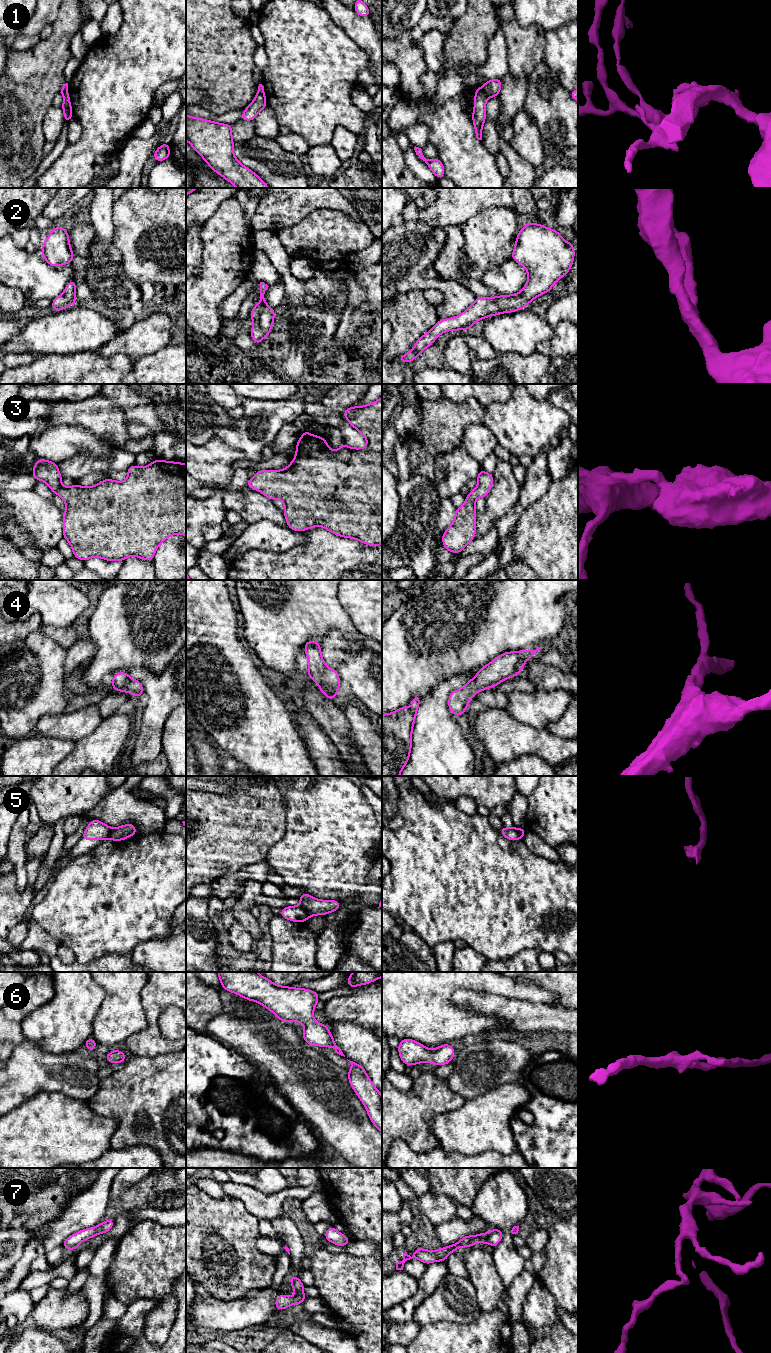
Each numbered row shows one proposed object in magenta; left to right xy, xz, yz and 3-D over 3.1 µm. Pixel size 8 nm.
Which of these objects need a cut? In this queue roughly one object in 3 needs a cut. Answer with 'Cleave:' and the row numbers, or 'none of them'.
Cleave: 1, 5

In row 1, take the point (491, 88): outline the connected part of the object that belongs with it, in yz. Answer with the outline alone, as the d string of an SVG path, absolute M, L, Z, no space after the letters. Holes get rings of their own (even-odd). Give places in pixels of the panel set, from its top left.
M501 78L492 79L482 85L482 89L487 97L498 97L501 87Z

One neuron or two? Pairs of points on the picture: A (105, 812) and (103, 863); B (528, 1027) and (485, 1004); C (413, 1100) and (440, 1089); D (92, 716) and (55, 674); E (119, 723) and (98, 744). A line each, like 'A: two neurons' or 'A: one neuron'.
A: two neurons
B: one neuron
C: one neuron
D: two neurons
E: one neuron

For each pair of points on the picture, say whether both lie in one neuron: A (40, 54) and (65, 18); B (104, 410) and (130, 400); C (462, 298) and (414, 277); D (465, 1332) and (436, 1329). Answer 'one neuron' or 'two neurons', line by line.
A: one neuron
B: two neurons
C: one neuron
D: one neuron

